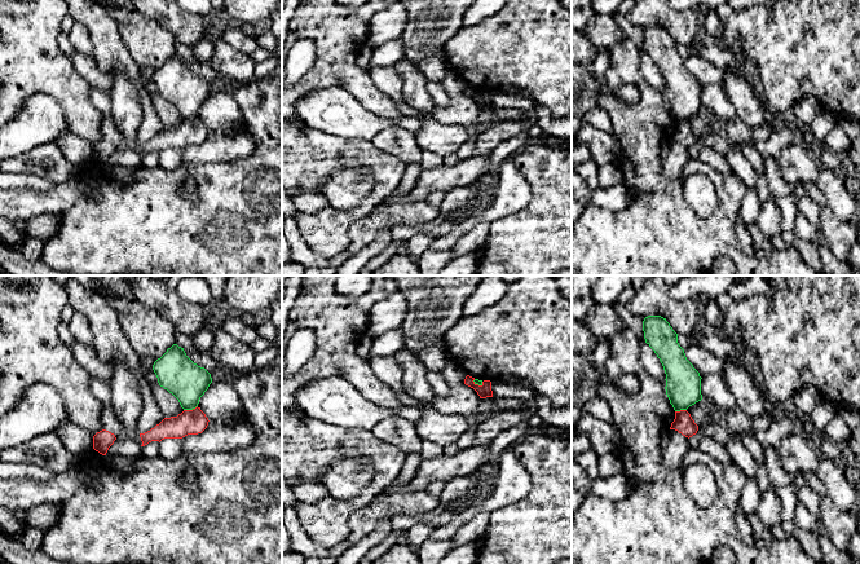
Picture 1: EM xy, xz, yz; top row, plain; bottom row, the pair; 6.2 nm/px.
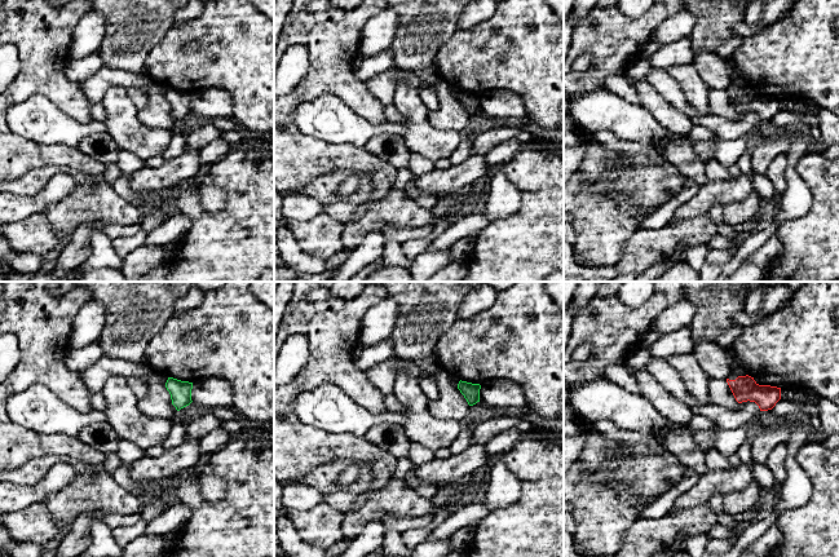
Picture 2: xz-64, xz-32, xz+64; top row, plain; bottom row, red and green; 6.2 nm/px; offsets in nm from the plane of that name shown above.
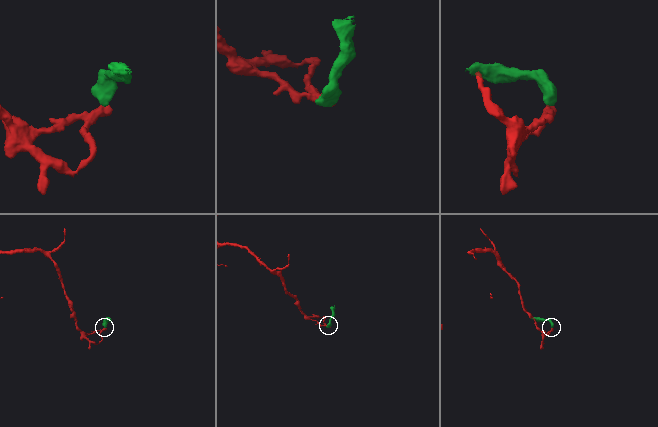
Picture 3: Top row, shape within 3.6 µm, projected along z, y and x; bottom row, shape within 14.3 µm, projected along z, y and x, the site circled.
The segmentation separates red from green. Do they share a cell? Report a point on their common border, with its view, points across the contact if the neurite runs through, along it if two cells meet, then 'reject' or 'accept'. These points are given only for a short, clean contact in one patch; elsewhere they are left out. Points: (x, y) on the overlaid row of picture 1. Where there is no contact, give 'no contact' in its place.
xy (190, 410) | along xy (197, 405), (184, 410) | reject

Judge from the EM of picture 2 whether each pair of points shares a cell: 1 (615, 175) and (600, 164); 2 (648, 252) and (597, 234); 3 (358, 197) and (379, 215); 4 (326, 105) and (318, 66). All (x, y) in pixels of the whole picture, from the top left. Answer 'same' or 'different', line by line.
1: different
2: different
3: same
4: different

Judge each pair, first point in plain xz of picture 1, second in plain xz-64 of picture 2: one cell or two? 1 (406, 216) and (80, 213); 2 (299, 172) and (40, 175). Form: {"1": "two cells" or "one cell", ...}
{"1": "one cell", "2": "two cells"}

